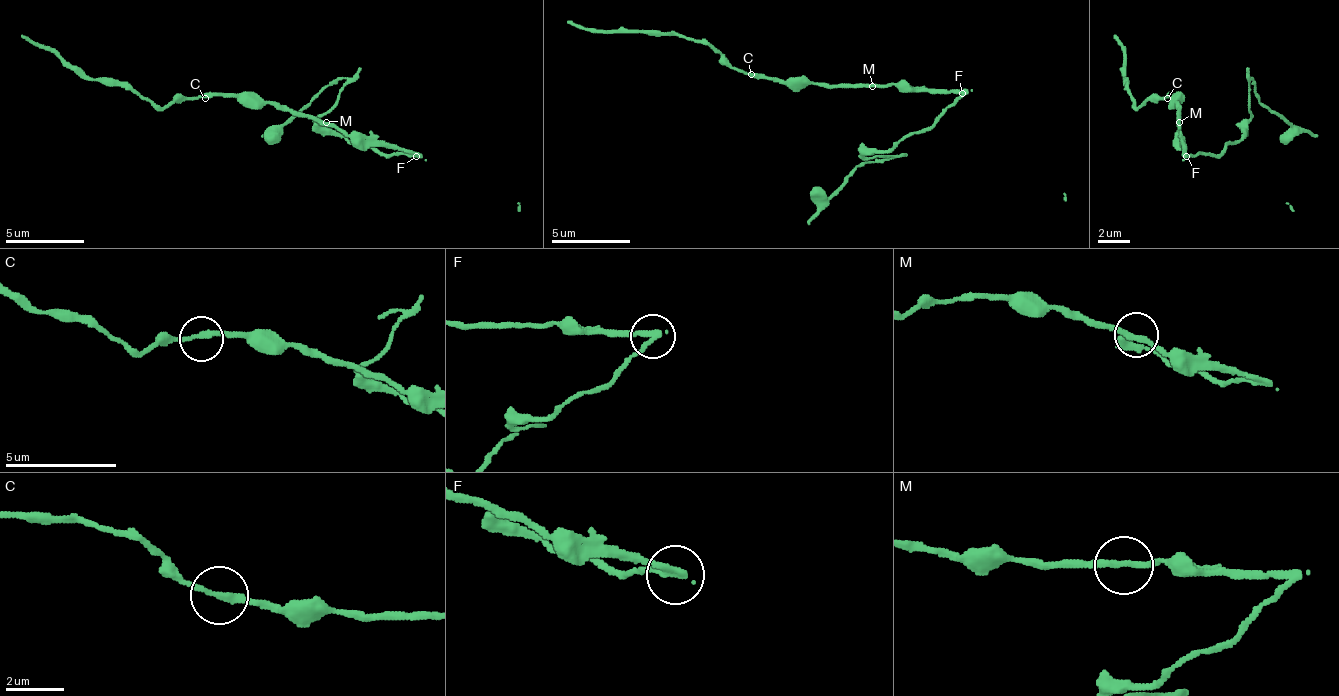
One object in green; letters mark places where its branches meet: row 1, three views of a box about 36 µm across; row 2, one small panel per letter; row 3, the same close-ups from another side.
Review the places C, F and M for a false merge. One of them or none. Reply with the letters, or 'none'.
F

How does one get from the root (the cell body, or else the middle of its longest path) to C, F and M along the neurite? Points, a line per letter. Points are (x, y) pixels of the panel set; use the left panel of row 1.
C: (338, 125), (322, 125), (252, 98), (224, 98), (221, 94), (205, 98)
F: (338, 125), (350, 133), (373, 133), (381, 141), (409, 149), (417, 157)
M: (338, 125), (326, 122)

